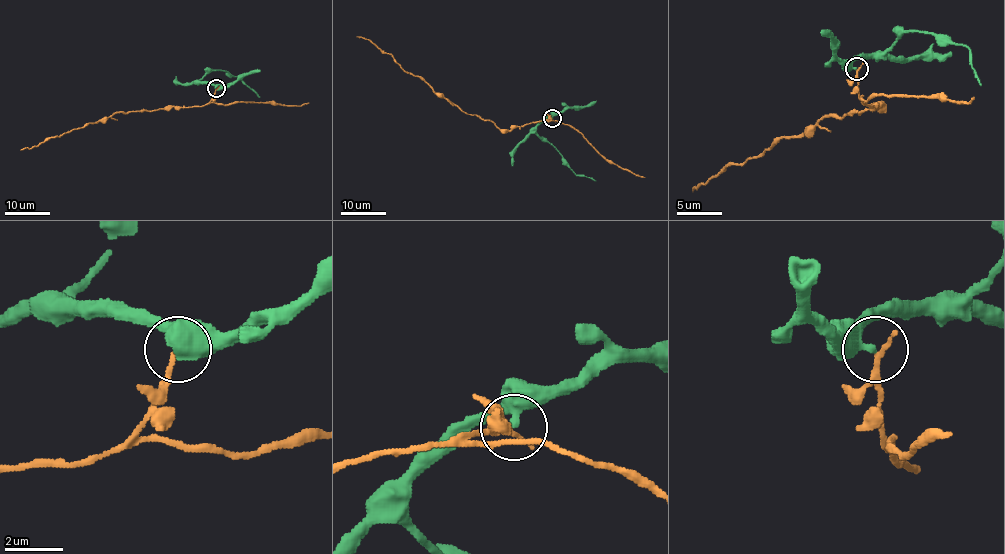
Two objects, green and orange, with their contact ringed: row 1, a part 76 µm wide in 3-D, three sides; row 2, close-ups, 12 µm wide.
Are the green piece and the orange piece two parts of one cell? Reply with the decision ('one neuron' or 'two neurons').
two neurons

